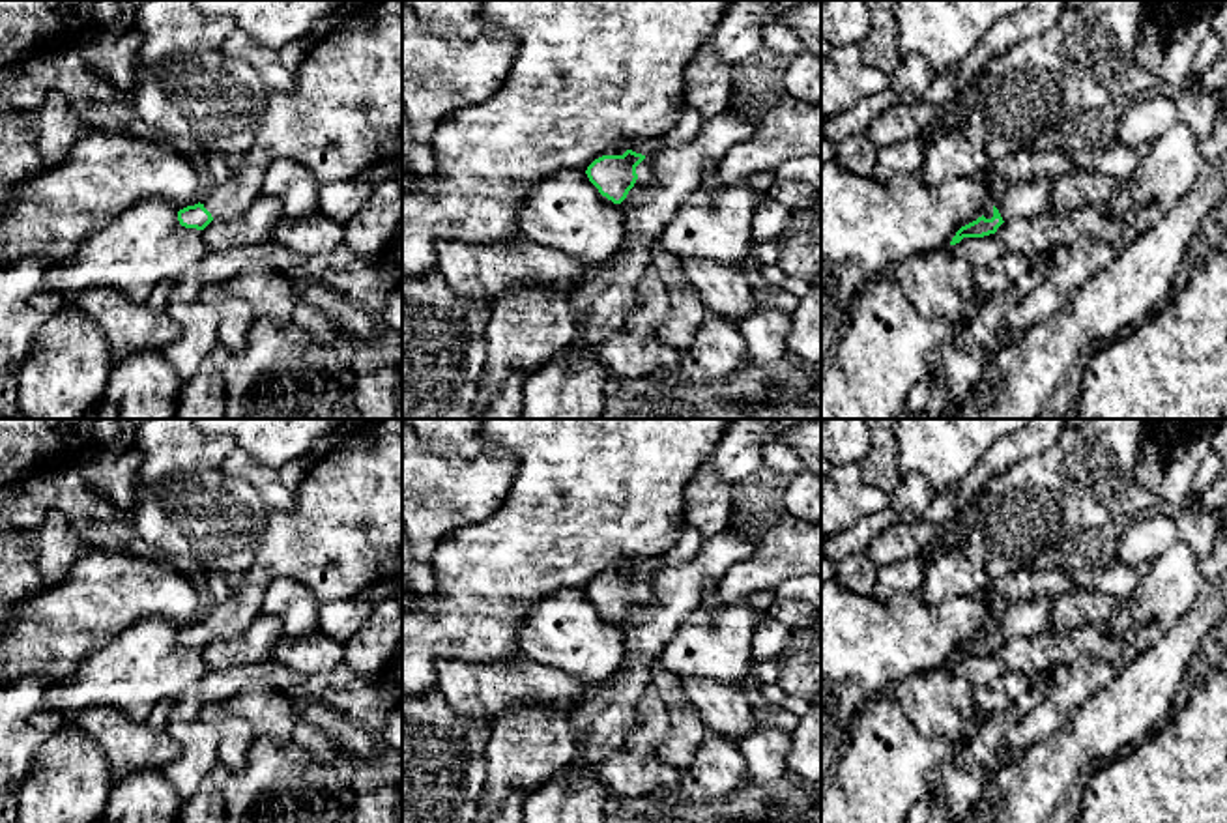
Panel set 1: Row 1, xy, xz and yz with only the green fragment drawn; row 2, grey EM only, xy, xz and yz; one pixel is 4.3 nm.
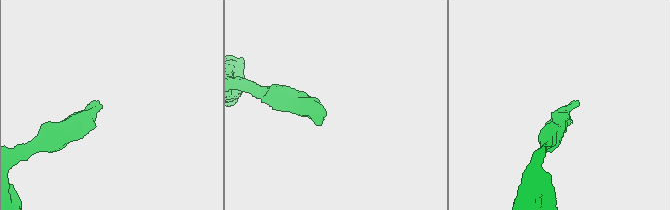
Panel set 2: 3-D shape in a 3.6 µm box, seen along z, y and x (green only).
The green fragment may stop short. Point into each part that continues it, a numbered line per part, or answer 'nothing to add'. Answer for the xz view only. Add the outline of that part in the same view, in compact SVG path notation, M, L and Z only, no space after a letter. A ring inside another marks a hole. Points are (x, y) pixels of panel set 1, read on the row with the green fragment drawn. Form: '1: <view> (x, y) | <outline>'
1: xz (644, 171) | M647 157L636 166L638 180L634 185L649 187L653 185L653 170Z

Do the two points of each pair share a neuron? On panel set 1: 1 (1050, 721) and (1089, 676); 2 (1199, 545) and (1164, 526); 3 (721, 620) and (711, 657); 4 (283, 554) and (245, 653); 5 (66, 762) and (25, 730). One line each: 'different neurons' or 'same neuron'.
1: same neuron
2: same neuron
3: same neuron
4: different neurons
5: different neurons

